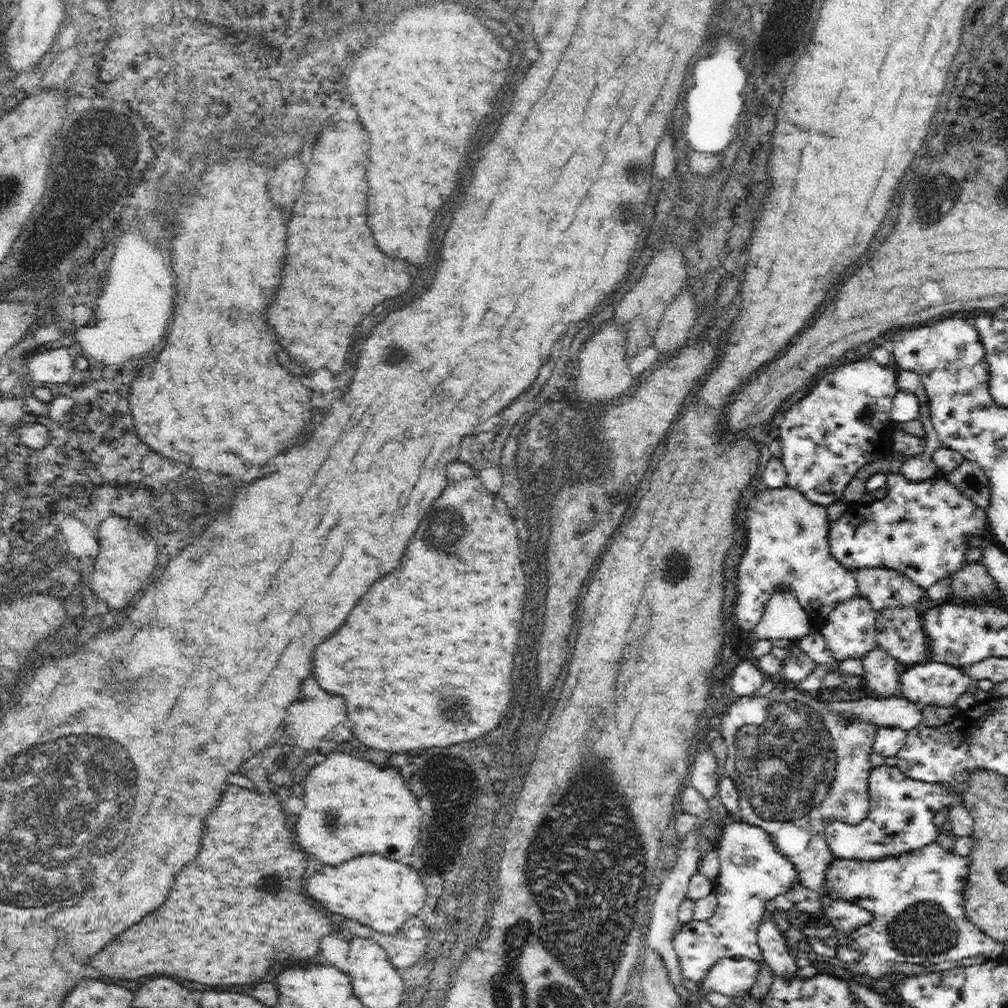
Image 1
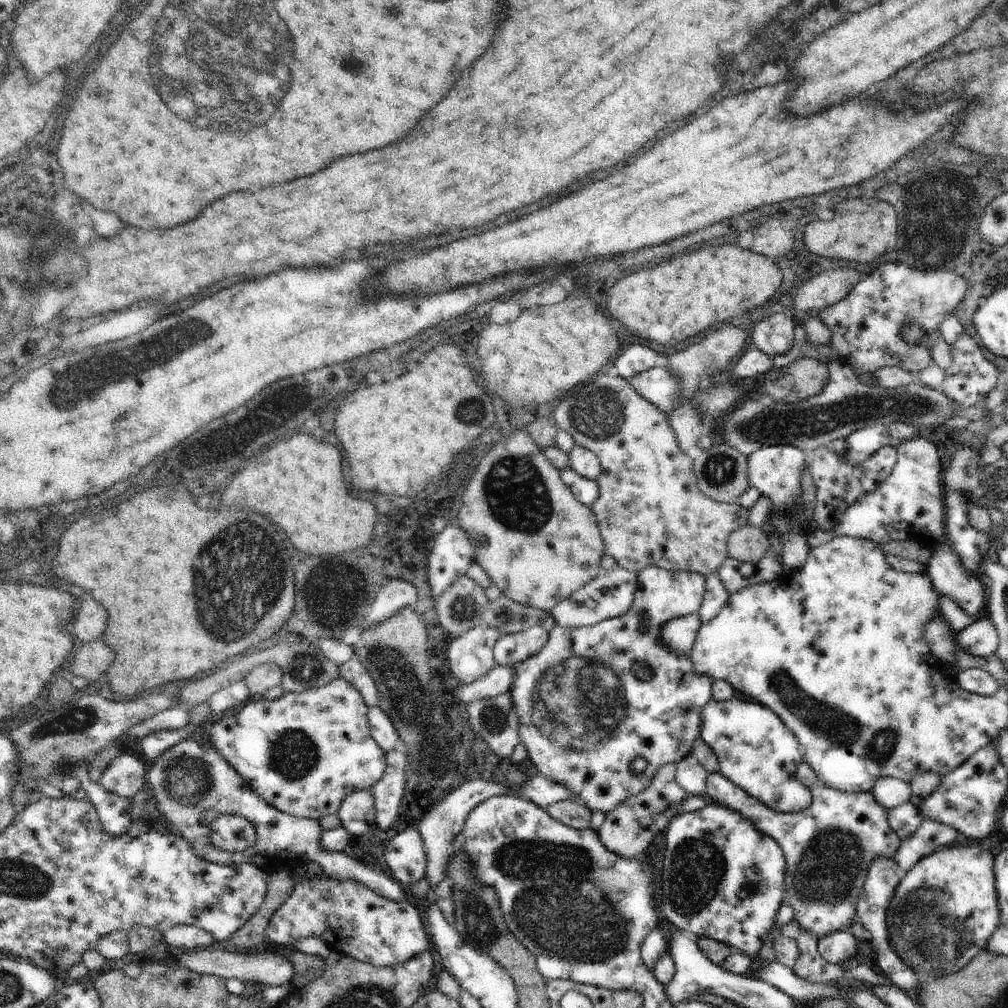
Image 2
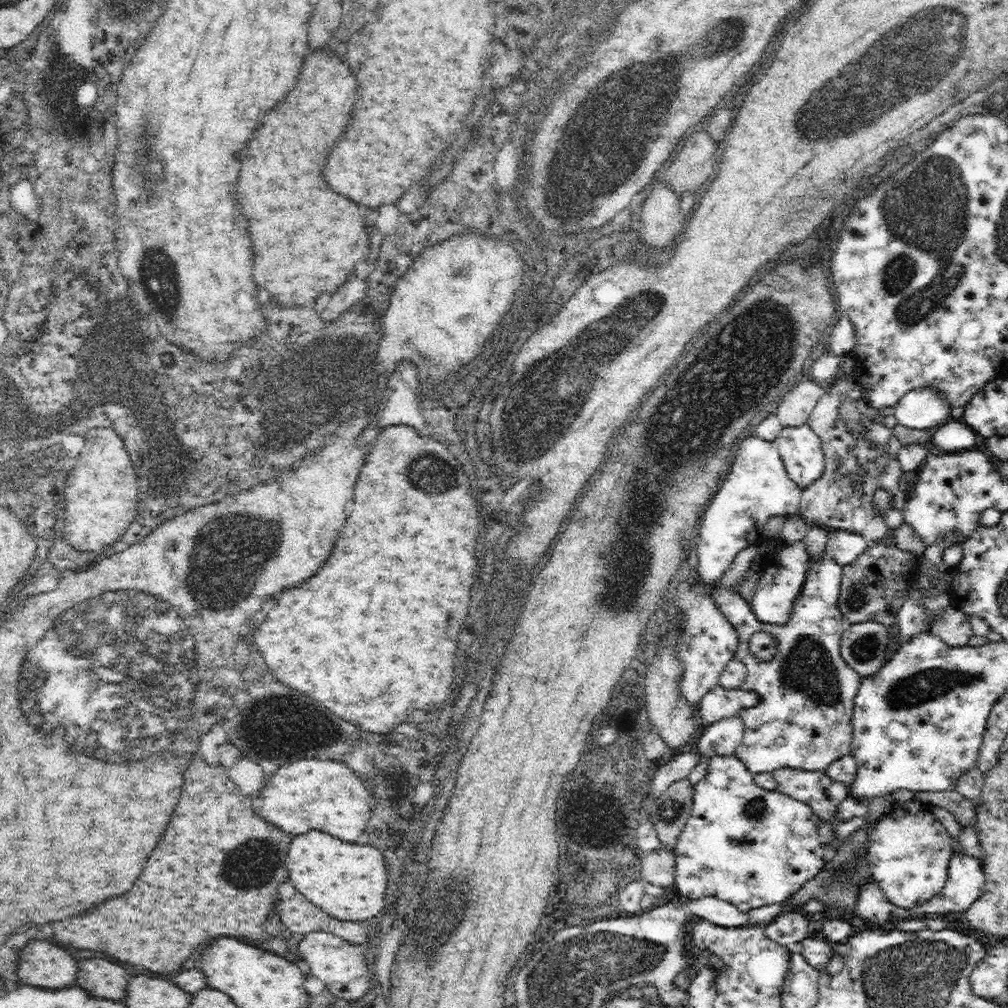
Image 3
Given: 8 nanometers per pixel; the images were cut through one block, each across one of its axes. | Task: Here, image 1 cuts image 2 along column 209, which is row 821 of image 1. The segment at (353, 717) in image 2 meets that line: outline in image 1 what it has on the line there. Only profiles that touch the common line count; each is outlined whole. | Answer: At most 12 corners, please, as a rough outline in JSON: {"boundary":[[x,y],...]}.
{"boundary":[[738,816],[716,848],[716,914],[674,936],[682,978],[720,958],[764,964],[766,906],[800,882],[770,834]]}

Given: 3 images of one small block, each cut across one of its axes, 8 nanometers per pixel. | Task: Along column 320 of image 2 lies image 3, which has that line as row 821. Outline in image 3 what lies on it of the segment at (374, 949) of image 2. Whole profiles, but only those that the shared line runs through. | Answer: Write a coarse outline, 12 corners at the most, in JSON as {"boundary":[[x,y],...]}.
{"boundary":[[922,800],[868,838],[872,878],[898,908],[940,896],[954,838]]}

